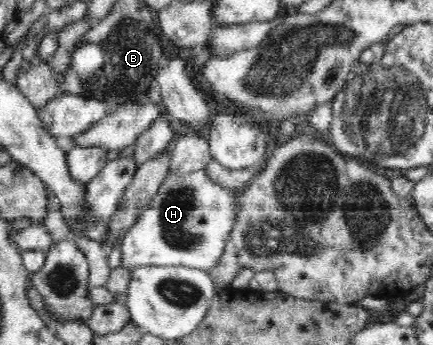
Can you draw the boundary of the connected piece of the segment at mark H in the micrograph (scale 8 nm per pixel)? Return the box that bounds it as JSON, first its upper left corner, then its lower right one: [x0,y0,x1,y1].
[121,173,237,271]

